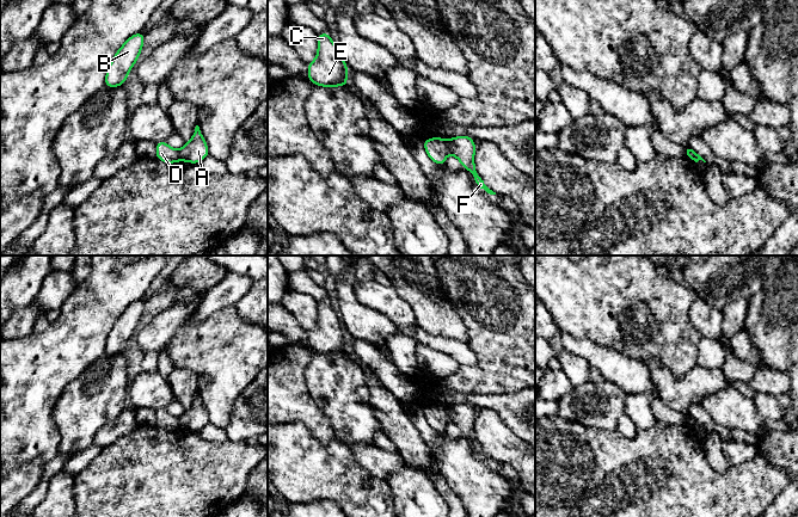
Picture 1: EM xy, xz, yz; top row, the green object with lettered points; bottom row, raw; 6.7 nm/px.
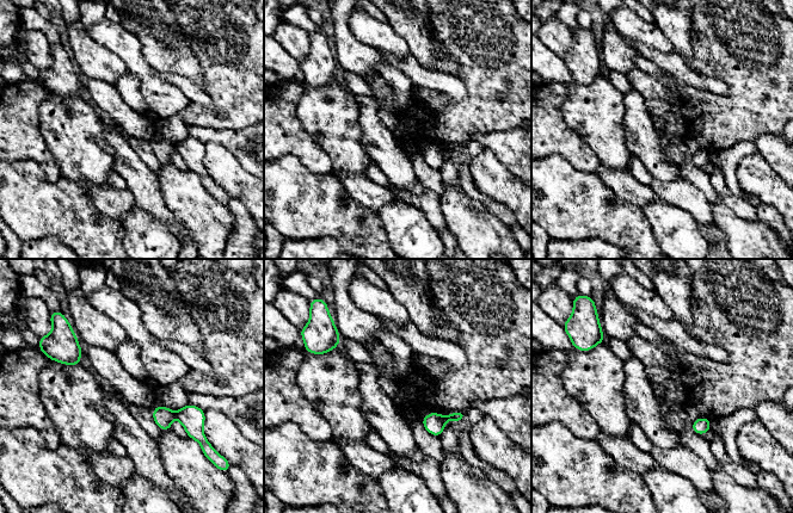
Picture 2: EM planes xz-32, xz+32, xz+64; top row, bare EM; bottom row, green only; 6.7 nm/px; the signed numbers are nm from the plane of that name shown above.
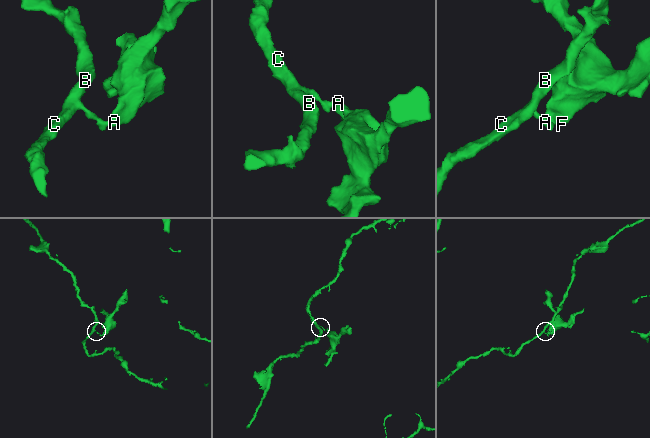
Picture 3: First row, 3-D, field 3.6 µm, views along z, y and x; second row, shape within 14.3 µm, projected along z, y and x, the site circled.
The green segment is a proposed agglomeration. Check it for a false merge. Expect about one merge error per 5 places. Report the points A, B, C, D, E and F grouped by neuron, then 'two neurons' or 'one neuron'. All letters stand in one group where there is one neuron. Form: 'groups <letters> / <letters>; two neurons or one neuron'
groups A F / B C D E; two neurons

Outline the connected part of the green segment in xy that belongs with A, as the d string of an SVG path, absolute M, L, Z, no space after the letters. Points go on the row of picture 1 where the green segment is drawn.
M198 125L195 128L192 139L185 143L185 146L179 150L179 154L180 160L190 164L198 164L209 155L209 148Z

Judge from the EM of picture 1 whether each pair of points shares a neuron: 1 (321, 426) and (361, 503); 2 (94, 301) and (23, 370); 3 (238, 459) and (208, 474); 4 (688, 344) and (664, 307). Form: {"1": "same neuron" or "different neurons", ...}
{"1": "different neurons", "2": "same neuron", "3": "same neuron", "4": "same neuron"}

